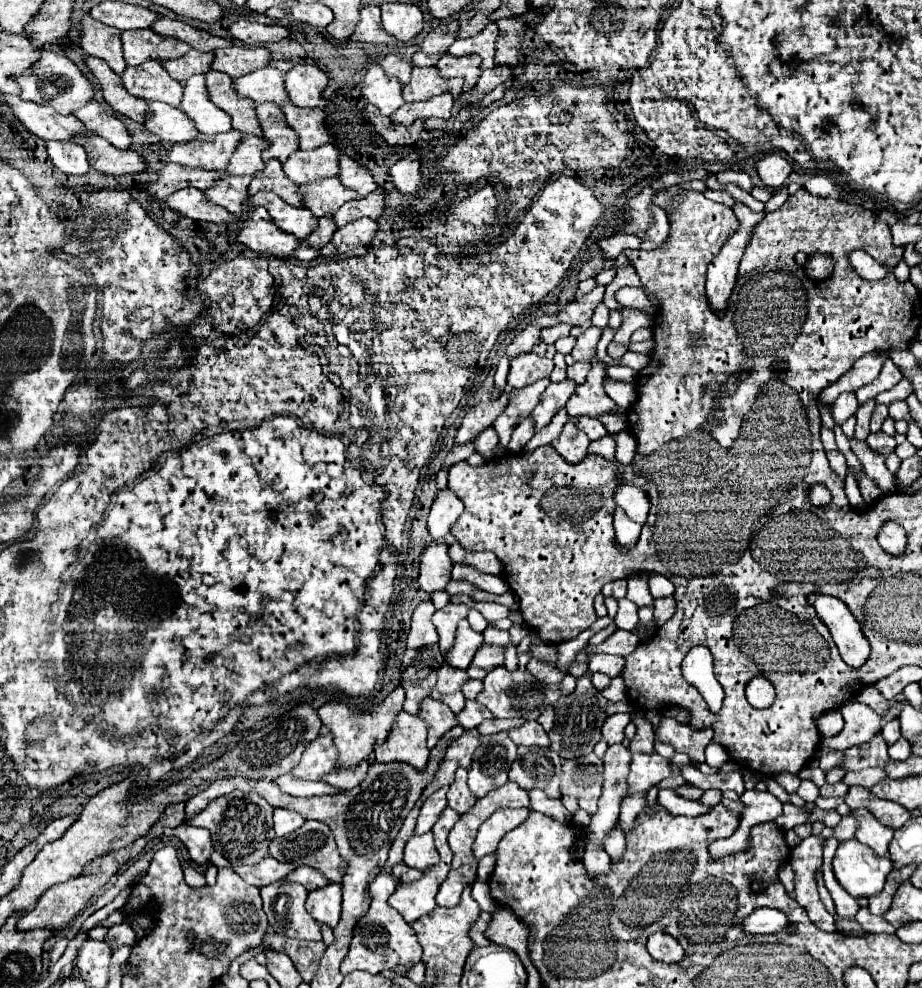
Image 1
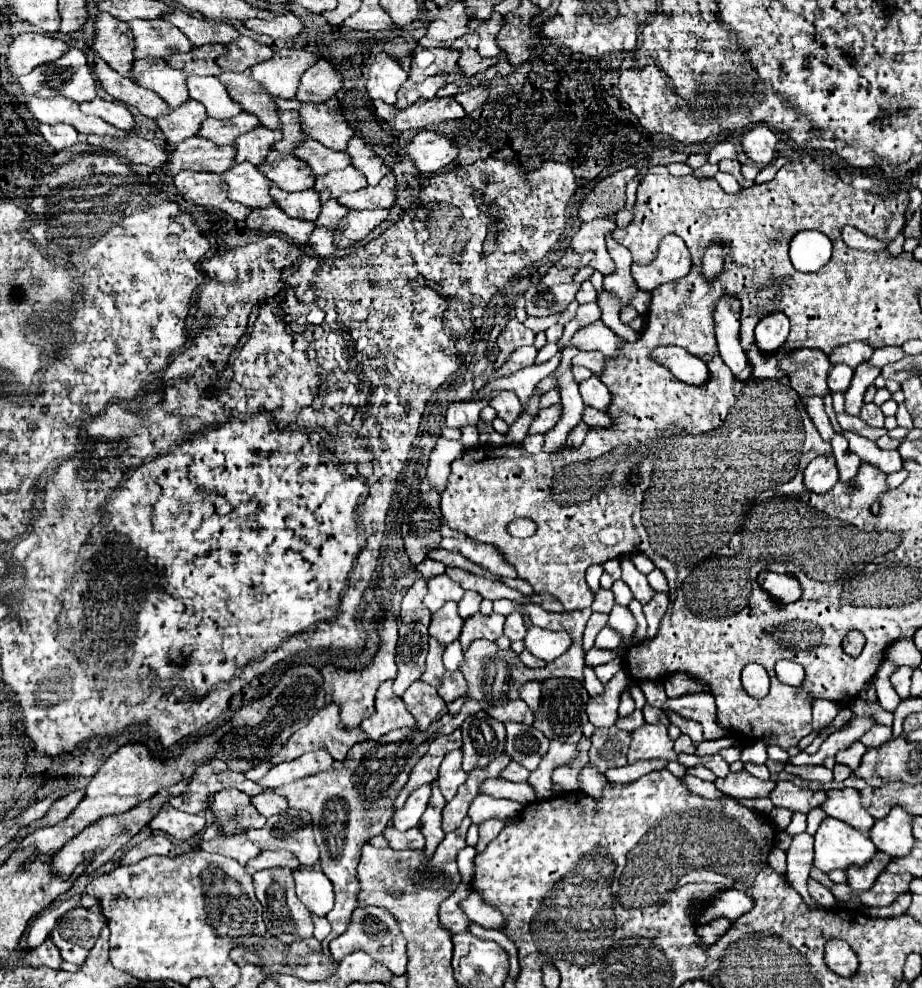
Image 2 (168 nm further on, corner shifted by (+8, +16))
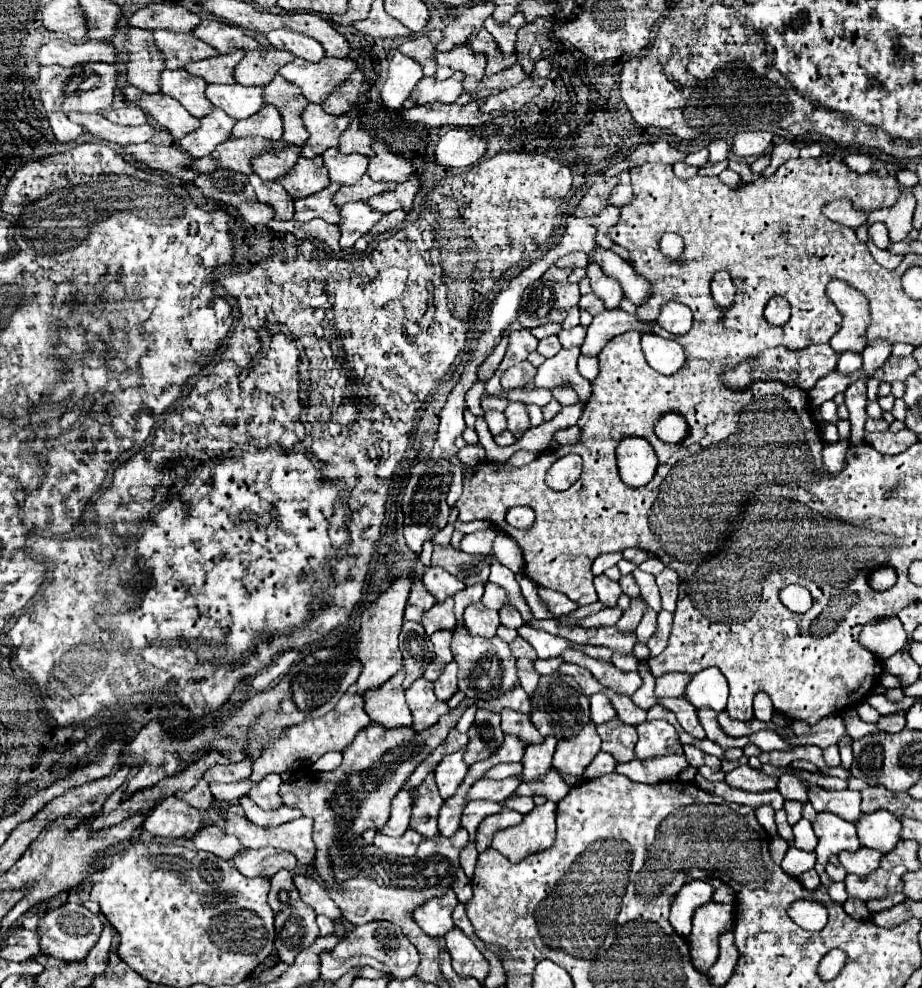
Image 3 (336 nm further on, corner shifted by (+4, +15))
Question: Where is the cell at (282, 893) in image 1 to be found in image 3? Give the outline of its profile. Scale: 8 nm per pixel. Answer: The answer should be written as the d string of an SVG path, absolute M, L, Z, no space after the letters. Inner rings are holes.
M281 869L279 873L275 873L271 877L271 891L269 891L269 905L275 911L275 949L277 955L283 963L291 965L291 961L295 961L295 957L307 949L309 945L313 945L313 941L319 937L319 927L315 923L315 911L309 905L303 905L303 901L299 899L299 893L293 885L293 877L289 871Z

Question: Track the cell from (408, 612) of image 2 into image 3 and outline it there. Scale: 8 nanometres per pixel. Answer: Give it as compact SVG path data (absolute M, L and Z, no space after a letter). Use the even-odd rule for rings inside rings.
M415 581L411 585L411 595L407 599L407 609L405 609L405 619L407 621L421 621L423 613L429 611L435 605L435 597L423 587L421 581Z

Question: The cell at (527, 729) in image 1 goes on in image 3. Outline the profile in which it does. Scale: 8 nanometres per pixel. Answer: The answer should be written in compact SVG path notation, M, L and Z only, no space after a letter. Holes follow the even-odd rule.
M515 685L507 693L495 697L495 699L489 699L489 701L477 699L477 707L479 709L489 709L489 711L495 711L495 713L501 713L503 709L513 709L513 711L519 711L519 713L525 713L525 715L531 713L529 695L523 693L521 685Z

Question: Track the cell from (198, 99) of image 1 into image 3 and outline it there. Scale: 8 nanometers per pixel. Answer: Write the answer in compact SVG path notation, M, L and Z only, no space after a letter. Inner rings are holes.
M239 83L207 85L207 99L233 119L247 119L265 105L261 87L243 87Z

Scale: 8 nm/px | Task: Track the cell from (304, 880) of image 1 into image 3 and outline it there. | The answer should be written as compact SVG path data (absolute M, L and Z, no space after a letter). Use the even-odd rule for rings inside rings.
M273 847L263 849L243 849L243 853L237 853L233 859L233 867L239 869L245 877L273 877L279 869L293 871L297 867L297 861L291 853L277 851Z

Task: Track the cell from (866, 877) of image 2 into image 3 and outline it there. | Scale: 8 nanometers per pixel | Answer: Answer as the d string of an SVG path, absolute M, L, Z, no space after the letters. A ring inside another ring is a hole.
M861 847L859 851L843 851L837 857L839 857L841 865L847 869L847 873L865 877L879 867L881 853L875 849L869 849L869 847Z

